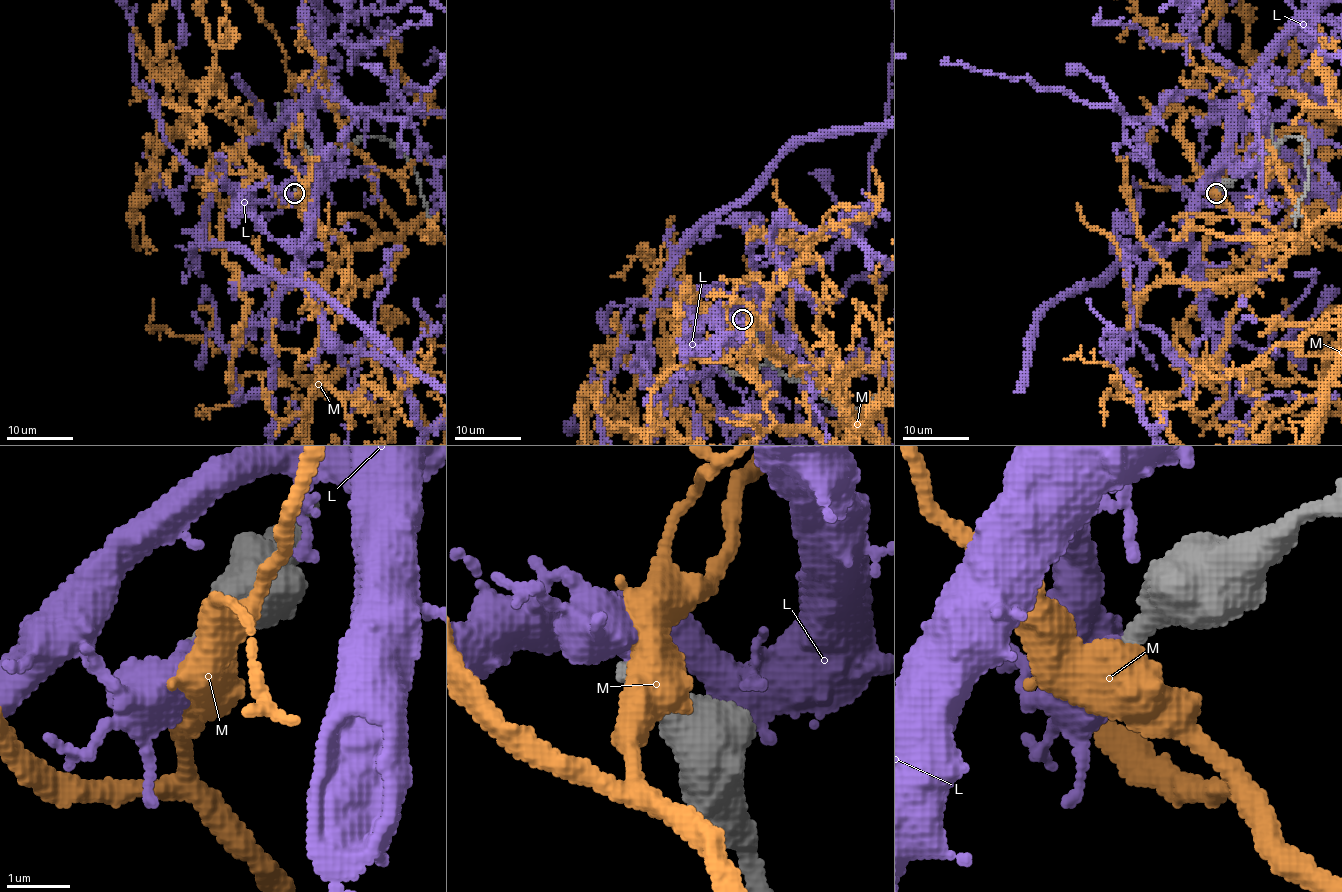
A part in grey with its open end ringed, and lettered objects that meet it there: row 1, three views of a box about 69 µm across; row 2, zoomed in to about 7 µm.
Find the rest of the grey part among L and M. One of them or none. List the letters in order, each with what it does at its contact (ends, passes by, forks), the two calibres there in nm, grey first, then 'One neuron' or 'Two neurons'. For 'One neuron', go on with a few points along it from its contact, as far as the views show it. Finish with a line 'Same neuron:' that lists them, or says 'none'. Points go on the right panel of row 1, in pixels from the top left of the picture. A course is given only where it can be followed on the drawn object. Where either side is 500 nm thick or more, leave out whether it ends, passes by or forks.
L: It ends there. Thickness 360 nm (grey) against 440 nm. Two neurons
M: Thickness 360 nm (grey) against 550 nm. Two neurons
Same neuron: none

